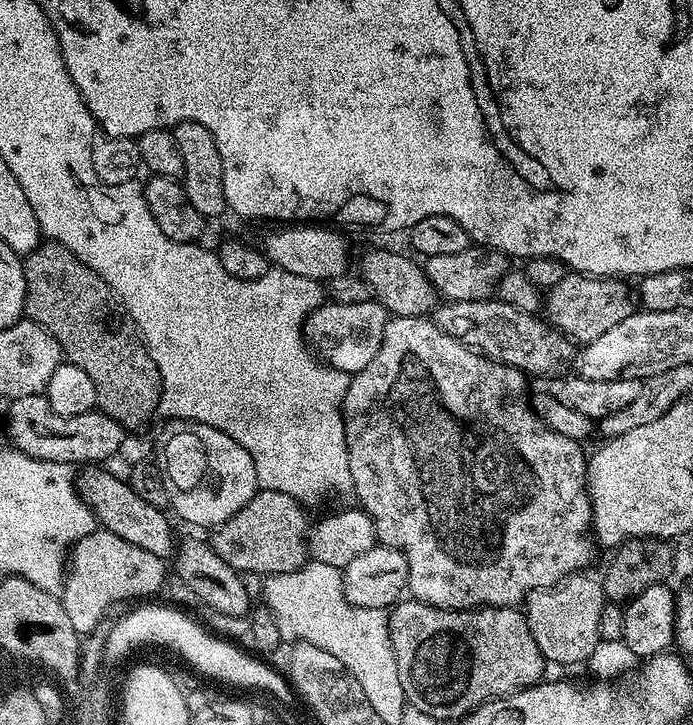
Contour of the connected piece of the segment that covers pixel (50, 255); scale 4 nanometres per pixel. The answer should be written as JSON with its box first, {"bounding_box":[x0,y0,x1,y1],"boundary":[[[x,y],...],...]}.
{"bounding_box":[22,242,161,430],"boundary":[[[41,242],[23,257],[22,263],[28,291],[24,299],[24,316],[35,324],[41,324],[55,338],[67,363],[90,374],[90,382],[94,382],[96,391],[96,408],[99,411],[114,418],[114,422],[118,422],[125,430],[143,429],[140,427],[150,423],[152,416],[159,411],[161,378],[140,332],[136,329],[136,323],[124,311],[116,293],[95,270],[86,266],[86,262],[79,260],[61,244]]]}

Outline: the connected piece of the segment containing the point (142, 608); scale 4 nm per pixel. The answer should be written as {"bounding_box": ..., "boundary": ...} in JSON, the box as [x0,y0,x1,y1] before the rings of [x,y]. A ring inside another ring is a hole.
{"bounding_box":[104,602,294,702],"boundary":[[[156,602],[147,603],[150,604],[148,606],[146,606],[147,604],[137,605],[132,613],[128,614],[126,618],[122,618],[122,620],[118,621],[113,628],[111,628],[104,648],[104,656],[107,663],[111,664],[111,662],[116,661],[118,657],[122,658],[130,655],[132,650],[136,648],[158,646],[179,654],[190,667],[212,680],[218,680],[224,684],[236,686],[238,688],[260,688],[262,691],[272,694],[280,702],[293,700],[294,692],[287,677],[281,673],[279,675],[272,667],[258,660],[260,659],[259,657],[255,655],[252,655],[252,657],[246,654],[236,647],[239,645],[212,633],[204,626],[202,628],[196,621],[192,620],[182,611],[152,603]]]}

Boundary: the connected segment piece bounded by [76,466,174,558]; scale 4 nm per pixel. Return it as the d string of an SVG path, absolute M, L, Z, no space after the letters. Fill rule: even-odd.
M100 466L85 467L76 478L77 491L95 513L97 523L105 531L126 539L132 545L150 550L150 554L161 558L171 557L174 552L172 524L164 517L165 513L150 506L150 502L143 501L123 477L118 478L102 469Z

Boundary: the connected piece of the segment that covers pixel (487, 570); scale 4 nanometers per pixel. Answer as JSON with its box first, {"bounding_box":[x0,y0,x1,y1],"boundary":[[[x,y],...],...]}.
{"bounding_box":[344,316,593,608],"boundary":[[[392,316],[388,321],[386,330],[382,334],[382,346],[378,346],[378,354],[370,358],[370,362],[361,372],[355,373],[348,381],[348,393],[344,399],[344,433],[346,434],[346,450],[348,451],[348,461],[350,462],[350,478],[352,479],[351,491],[356,492],[359,507],[364,509],[364,513],[374,522],[376,539],[381,545],[389,548],[396,548],[404,555],[408,563],[408,587],[411,599],[421,600],[423,604],[429,604],[435,608],[510,608],[523,605],[531,592],[537,592],[540,588],[553,588],[561,580],[568,576],[574,576],[585,571],[584,568],[592,560],[593,537],[590,535],[592,528],[592,503],[588,497],[588,462],[586,452],[583,452],[581,441],[566,438],[566,434],[558,434],[550,430],[544,421],[536,415],[530,407],[529,401],[516,400],[524,392],[525,373],[519,368],[512,368],[508,364],[500,364],[496,360],[489,360],[487,356],[482,356],[475,352],[473,348],[468,348],[462,342],[450,338],[437,326],[428,316]]]}

